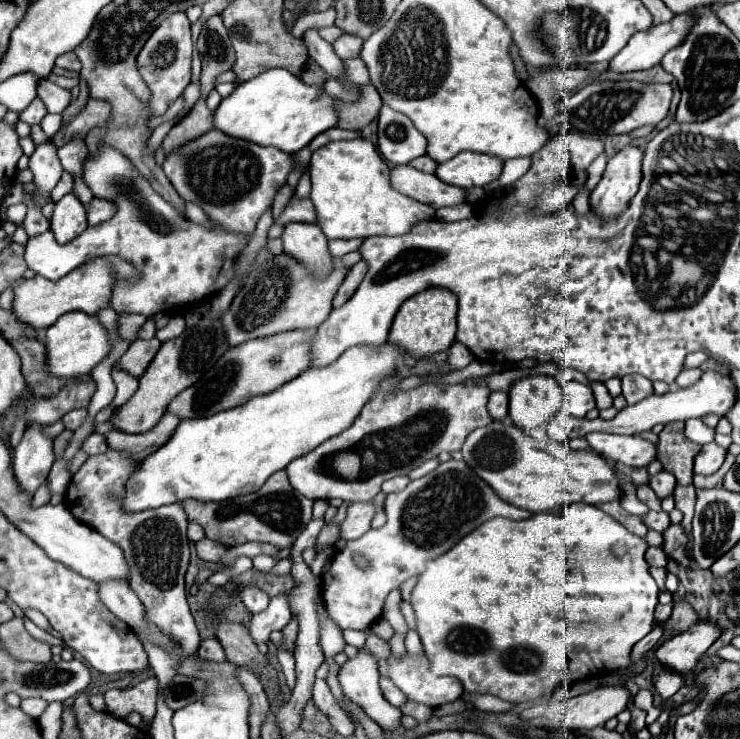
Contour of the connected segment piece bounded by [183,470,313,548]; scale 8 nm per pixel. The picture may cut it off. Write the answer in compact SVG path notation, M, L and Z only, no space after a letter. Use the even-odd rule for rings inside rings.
M285 470L275 472L257 492L247 494L247 496L237 496L223 502L183 502L183 510L189 522L197 522L205 530L207 538L229 544L229 546L243 544L243 542L267 542L279 548L289 548L297 540L297 536L303 532L303 528L309 524L311 508L313 508L313 500L301 496L295 488L289 486Z

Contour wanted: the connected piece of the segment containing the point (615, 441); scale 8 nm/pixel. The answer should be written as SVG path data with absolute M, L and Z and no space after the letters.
M589 432L585 438L597 454L603 454L613 462L623 462L627 466L641 468L641 466L647 466L657 456L655 446L637 436Z

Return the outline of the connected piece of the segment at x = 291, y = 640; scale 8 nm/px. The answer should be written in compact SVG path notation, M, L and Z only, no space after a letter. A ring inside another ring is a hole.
M291 620L291 622L289 622L285 628L283 628L283 634L285 634L285 640L283 640L285 648L293 650L293 644L295 644L295 636L297 636L297 622L295 622L295 620Z

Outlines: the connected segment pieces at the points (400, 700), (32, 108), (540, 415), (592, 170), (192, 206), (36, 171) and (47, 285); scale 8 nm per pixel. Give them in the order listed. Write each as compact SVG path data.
M381 678L381 692L383 696L393 704L393 706L403 706L407 702L407 696L389 680L389 678Z
M33 100L21 114L19 114L19 120L21 122L27 122L29 126L35 126L35 124L41 124L43 116L47 114L47 108L43 106L41 100Z
M543 374L523 376L515 380L509 390L509 418L519 428L537 428L545 424L561 408L561 396L563 396L563 388L557 382L557 378Z
M601 154L601 156L598 156L587 169L589 172L589 178L585 183L585 187L589 192L592 192L601 180L606 164L607 156L605 154Z
M185 202L185 216L191 220L191 222L199 222L199 224L207 224L209 218L207 214L201 210L201 206L197 206L195 202Z
M51 142L37 146L35 154L29 160L29 168L35 176L35 180L33 180L35 192L31 196L35 200L35 206L41 208L49 200L51 190L55 188L55 184L59 182L59 178L63 174L61 162L57 158L57 148Z
M97 258L93 262L87 262L67 276L59 280L49 280L43 276L35 276L29 280L21 280L15 286L15 298L13 298L13 316L17 322L21 322L27 328L33 330L45 330L49 328L59 316L67 312L85 312L85 314L95 314L97 310L109 306L109 296L111 296L111 286L113 286L113 276L111 276L111 266L117 270L119 276L135 278L135 268L129 266L127 262L119 258Z

